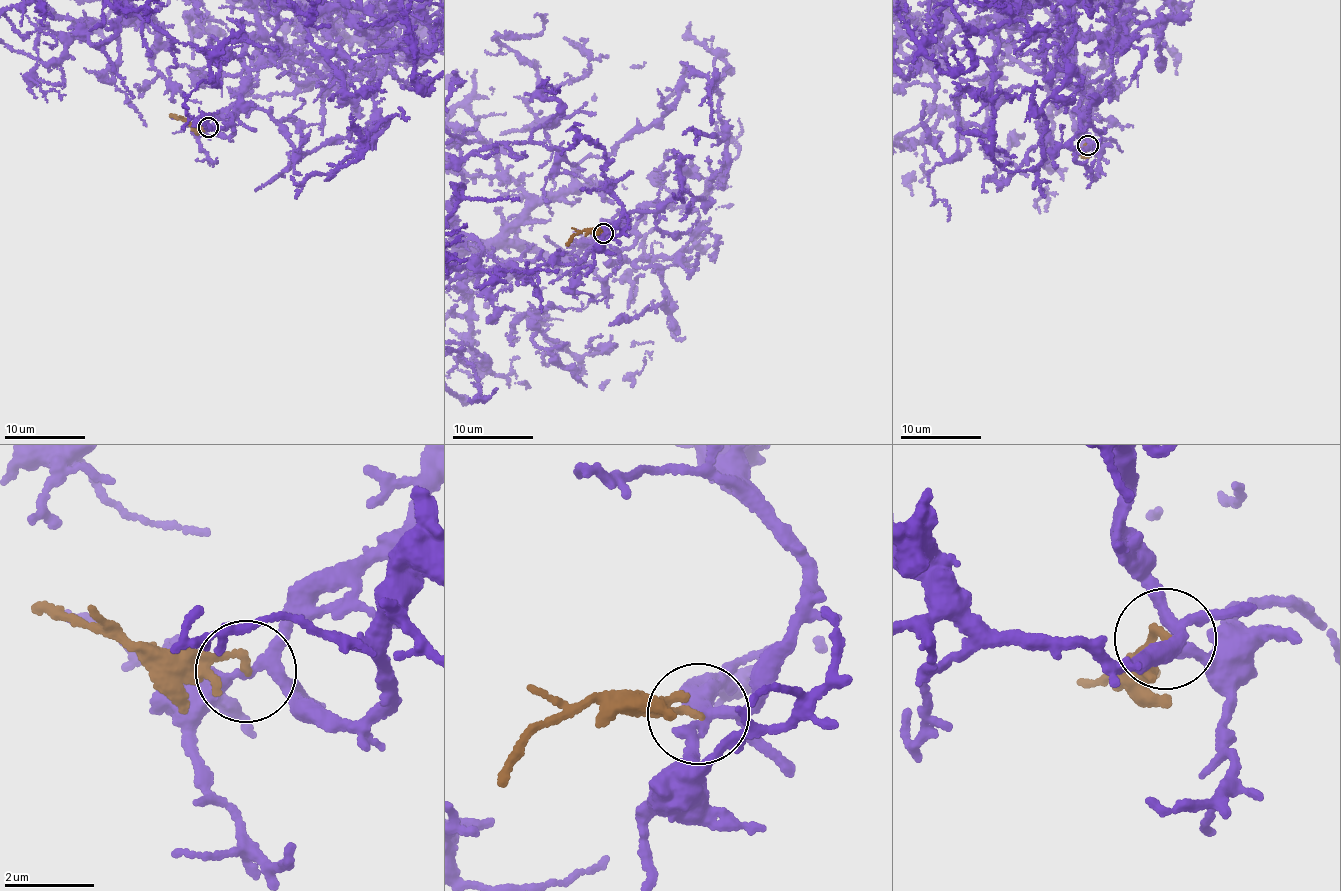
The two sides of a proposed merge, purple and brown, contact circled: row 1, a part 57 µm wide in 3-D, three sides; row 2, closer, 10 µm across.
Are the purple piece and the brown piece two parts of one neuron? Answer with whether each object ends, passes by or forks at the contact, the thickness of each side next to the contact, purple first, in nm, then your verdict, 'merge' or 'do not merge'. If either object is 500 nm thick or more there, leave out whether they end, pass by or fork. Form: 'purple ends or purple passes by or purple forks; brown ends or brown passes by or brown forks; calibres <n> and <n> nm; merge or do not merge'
purple forks; brown ends; calibres 200 and 140 nm; do not merge

